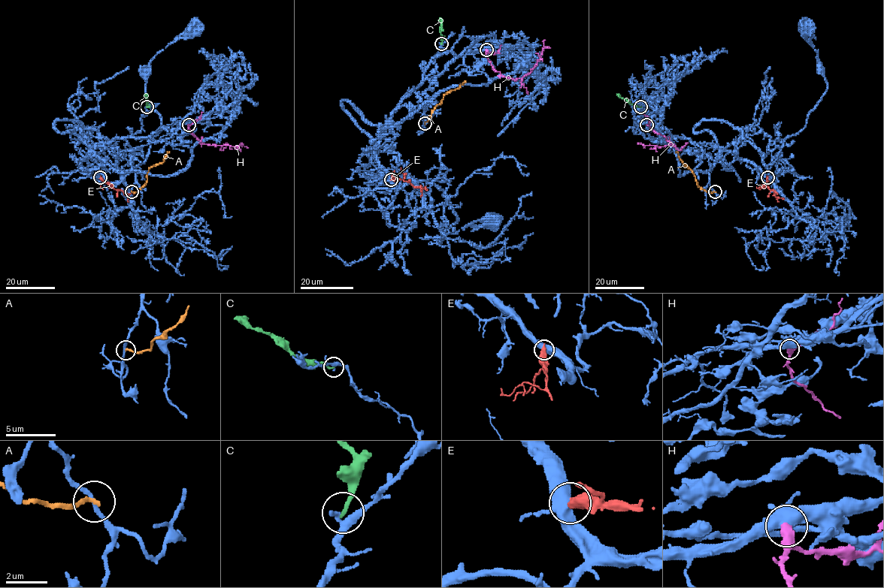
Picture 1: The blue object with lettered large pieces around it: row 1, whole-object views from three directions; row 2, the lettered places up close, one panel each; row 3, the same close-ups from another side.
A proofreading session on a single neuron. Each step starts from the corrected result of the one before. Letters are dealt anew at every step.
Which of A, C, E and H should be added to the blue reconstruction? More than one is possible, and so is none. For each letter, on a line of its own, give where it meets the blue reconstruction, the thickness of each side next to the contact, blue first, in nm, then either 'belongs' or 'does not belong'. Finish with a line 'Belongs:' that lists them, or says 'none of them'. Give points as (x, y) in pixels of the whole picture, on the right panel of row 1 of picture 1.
A: (715, 191) | 200/180 nm | does not belong
C: (640, 107) | 190/190 nm | does not belong
E: (767, 177) | 440/550 nm | does not belong
H: (646, 125) | 440/320 nm | does not belong
Belongs: none of them

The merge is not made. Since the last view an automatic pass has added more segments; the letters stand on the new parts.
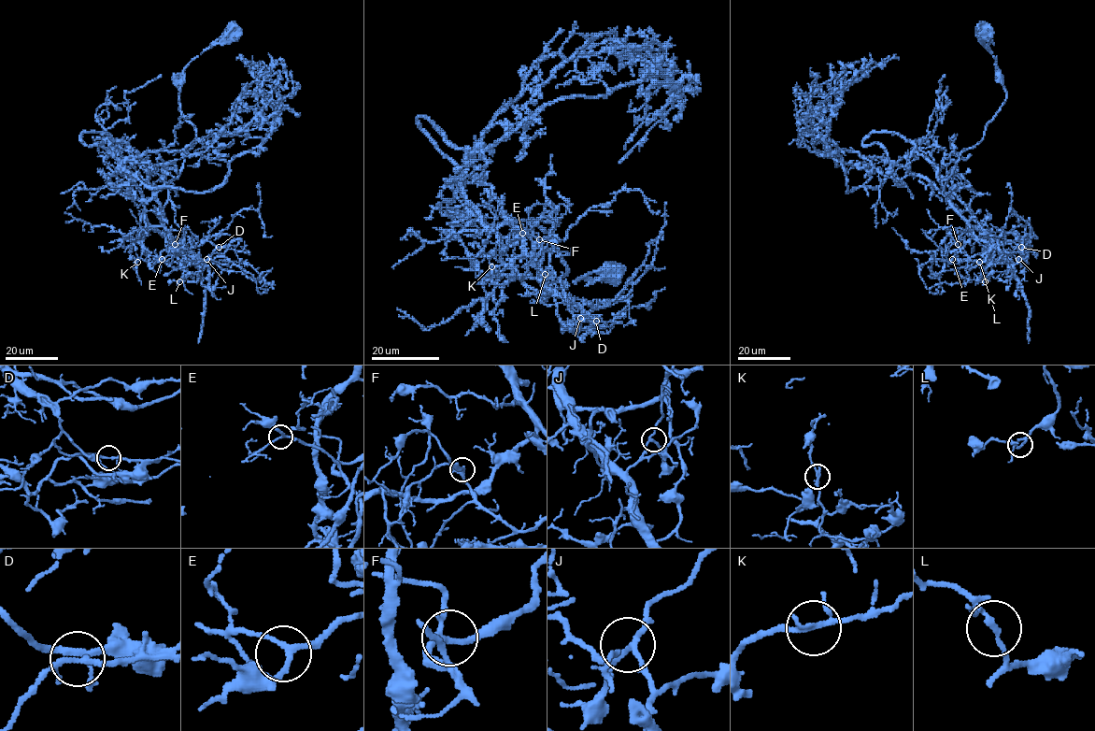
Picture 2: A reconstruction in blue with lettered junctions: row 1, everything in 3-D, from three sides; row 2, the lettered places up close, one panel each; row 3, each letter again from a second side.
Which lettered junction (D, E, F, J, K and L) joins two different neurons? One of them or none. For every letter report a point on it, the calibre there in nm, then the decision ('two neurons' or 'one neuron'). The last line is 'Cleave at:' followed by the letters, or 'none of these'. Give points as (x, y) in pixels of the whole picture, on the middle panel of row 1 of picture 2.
D: place (596, 321); calibre 150 nm; two neurons
E: place (522, 233); calibre 170 nm; one neuron
F: place (539, 239); calibre 200 nm; one neuron
J: place (580, 318); calibre 180 nm; one neuron
K: place (491, 266); calibre 170 nm; one neuron
L: place (545, 274); calibre 140 nm; one neuron
Cleave at: D

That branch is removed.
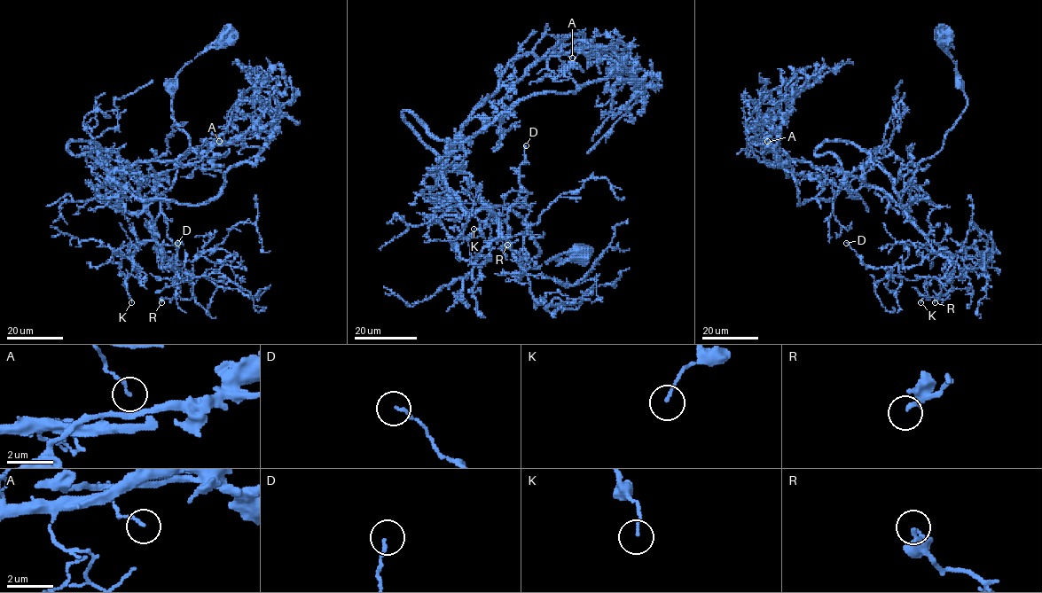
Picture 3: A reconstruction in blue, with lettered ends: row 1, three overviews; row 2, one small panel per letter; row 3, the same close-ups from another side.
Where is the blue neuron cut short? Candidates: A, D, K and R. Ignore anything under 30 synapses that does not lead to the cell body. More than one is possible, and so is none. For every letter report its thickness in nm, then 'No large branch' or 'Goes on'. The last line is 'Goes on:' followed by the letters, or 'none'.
A: Thickness 120 nm. No large branch
D: Thickness 110 nm. No large branch
K: Thickness 110 nm. No large branch
R: Thickness 180 nm. No large branch
Goes on: none

